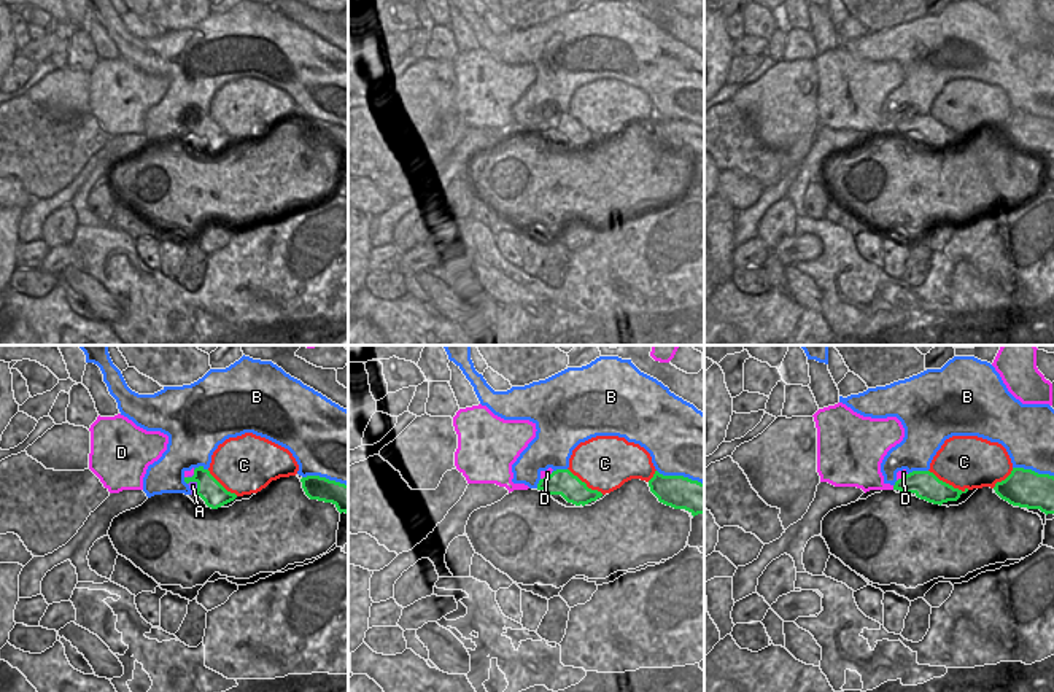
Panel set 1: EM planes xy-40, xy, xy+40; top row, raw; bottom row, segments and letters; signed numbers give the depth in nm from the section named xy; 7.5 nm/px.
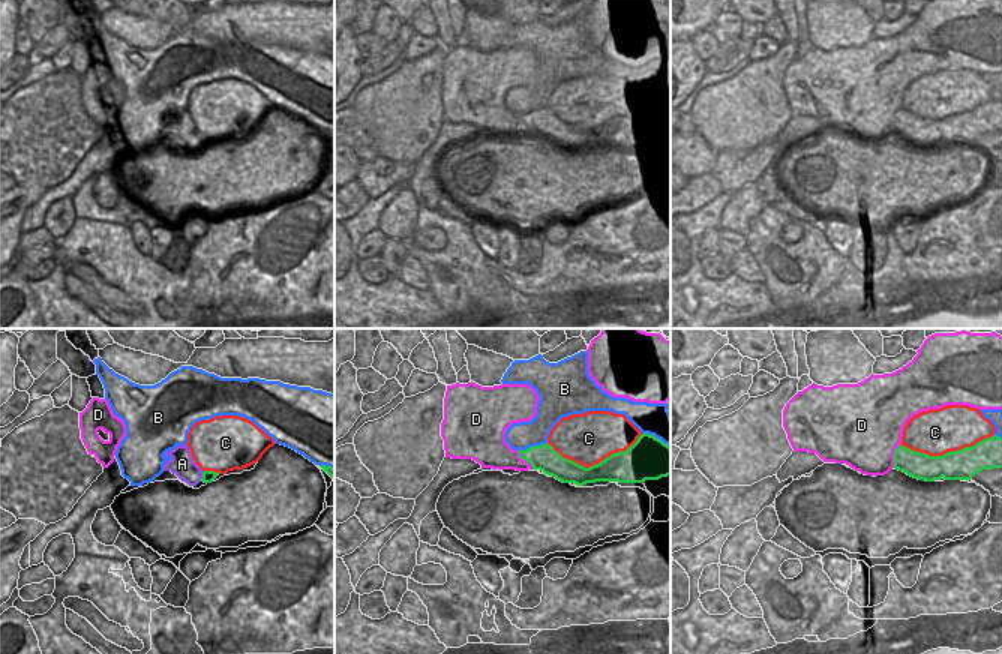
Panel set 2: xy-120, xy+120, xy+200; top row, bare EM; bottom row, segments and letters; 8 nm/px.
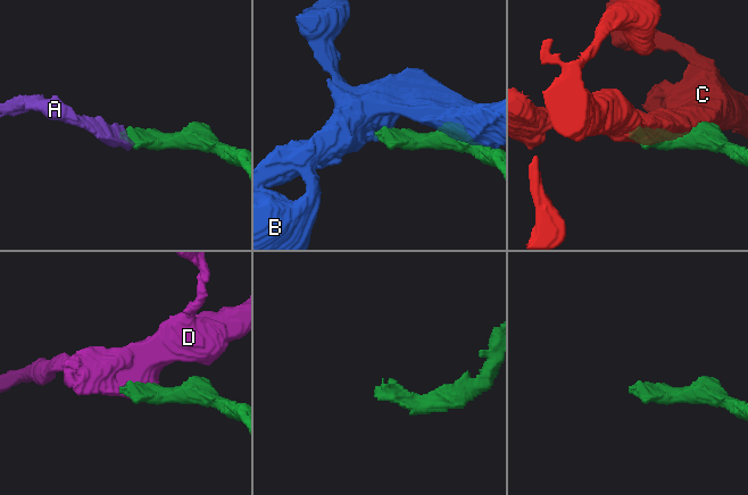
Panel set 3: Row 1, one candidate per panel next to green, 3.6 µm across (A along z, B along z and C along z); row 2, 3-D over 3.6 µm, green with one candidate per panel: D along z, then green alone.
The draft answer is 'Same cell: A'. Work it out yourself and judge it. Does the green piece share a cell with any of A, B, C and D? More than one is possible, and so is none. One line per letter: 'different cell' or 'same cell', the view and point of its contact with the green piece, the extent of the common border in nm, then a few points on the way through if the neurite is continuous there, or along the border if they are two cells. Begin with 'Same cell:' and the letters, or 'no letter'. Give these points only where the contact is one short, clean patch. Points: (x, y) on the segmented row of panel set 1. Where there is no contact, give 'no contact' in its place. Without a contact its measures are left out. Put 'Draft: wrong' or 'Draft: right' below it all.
Same cell: A
A: same cell; meets green in xy-40 at (197, 485); contact 110 nm long; runs through xy-40 (209, 489), (197, 485), (193, 485)
B: different cell; meets green in xy+40 at (1034, 471); contact 320 nm long
C: different cell; meets green in xy+40 at (948, 484); contact 340 nm long
D: different cell; meets green in xy+40 at (894, 487); contact 40 nm long
Draft: right

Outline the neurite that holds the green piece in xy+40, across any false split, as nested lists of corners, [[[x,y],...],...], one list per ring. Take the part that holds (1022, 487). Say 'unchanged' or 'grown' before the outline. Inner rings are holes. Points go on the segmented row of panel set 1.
unchanged | [[[1013,468],[1011,474],[997,482],[994,490],[1013,506],[1040,509],[1046,515],[1054,514],[1054,476]]]

